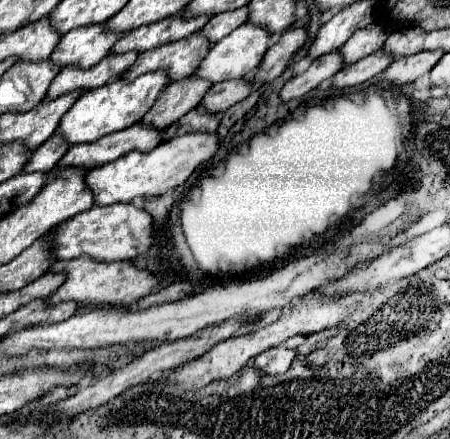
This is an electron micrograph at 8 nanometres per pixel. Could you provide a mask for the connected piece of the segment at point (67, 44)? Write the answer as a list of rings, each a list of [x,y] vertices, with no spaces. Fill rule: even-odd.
[[[89,24],[89,28],[75,28],[73,32],[67,32],[61,38],[61,42],[51,54],[51,60],[61,68],[69,64],[89,68],[91,64],[103,60],[121,36],[123,34],[107,32],[103,24]]]

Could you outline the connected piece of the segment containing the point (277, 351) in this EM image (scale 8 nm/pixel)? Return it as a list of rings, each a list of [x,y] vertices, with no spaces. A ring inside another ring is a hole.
[[[285,346],[269,348],[255,358],[255,368],[267,374],[283,374],[289,370],[295,356],[297,356],[295,348],[285,348]]]

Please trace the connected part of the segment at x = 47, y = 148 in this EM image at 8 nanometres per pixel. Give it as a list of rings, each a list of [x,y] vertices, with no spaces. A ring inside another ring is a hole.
[[[53,134],[45,144],[41,144],[33,152],[33,156],[27,162],[23,172],[37,172],[37,170],[39,172],[49,172],[49,170],[53,170],[57,166],[57,162],[65,156],[67,150],[69,150],[69,142],[63,136]]]

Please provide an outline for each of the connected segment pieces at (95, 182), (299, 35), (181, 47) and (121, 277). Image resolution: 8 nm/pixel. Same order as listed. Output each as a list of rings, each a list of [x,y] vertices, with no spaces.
[[[189,132],[185,136],[175,136],[161,142],[151,152],[129,152],[115,162],[103,164],[87,172],[85,182],[95,194],[97,206],[107,206],[115,202],[133,202],[135,198],[155,198],[171,188],[183,184],[199,164],[211,160],[219,150],[219,134],[213,132]]]
[[[299,26],[299,28],[283,32],[283,36],[267,50],[267,54],[259,66],[259,72],[253,78],[253,84],[261,86],[261,84],[271,82],[277,76],[281,76],[283,70],[289,66],[291,58],[297,54],[297,50],[305,46],[307,38],[309,38],[307,26]]]
[[[193,32],[181,40],[163,44],[149,52],[141,52],[135,64],[125,72],[127,80],[153,70],[167,70],[169,82],[181,80],[197,70],[201,60],[209,54],[213,42],[209,42],[201,32]]]
[[[79,256],[67,262],[55,262],[49,272],[65,272],[65,284],[47,298],[49,304],[59,304],[75,300],[77,304],[113,304],[113,306],[133,306],[137,300],[147,296],[159,286],[159,278],[147,270],[135,268],[129,260],[121,262],[97,262],[89,256]]]

